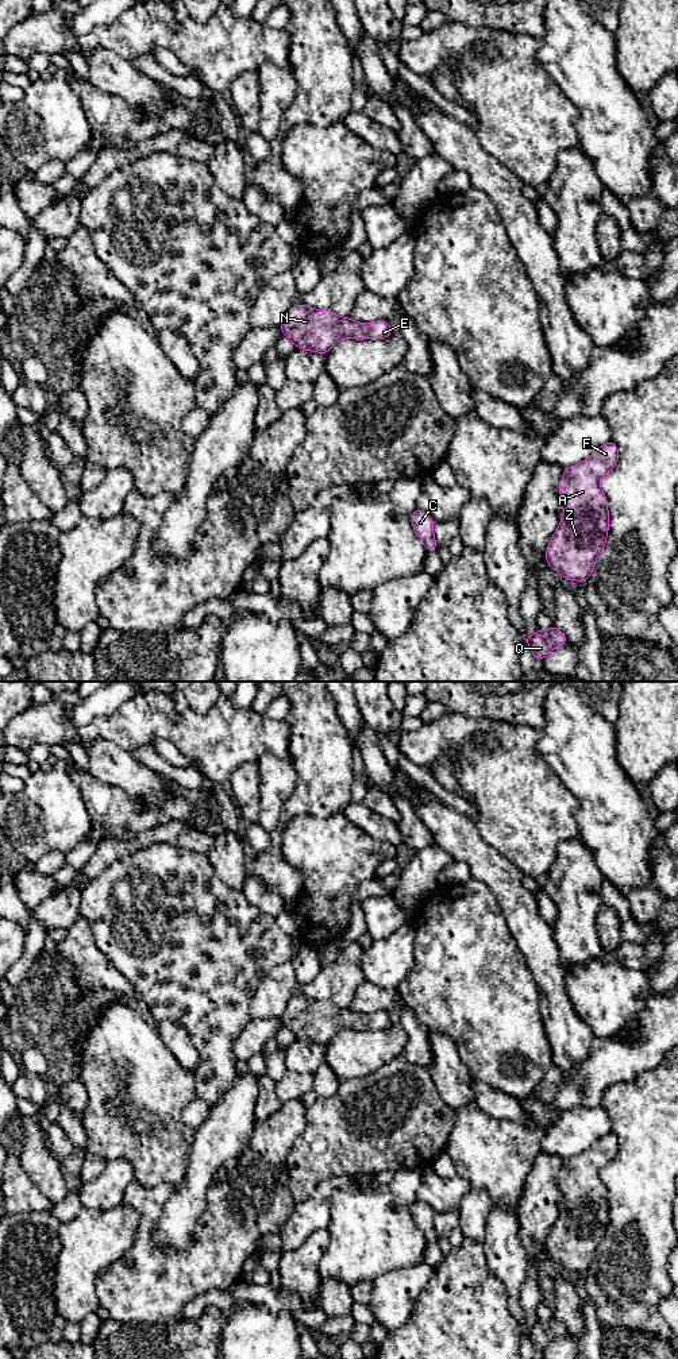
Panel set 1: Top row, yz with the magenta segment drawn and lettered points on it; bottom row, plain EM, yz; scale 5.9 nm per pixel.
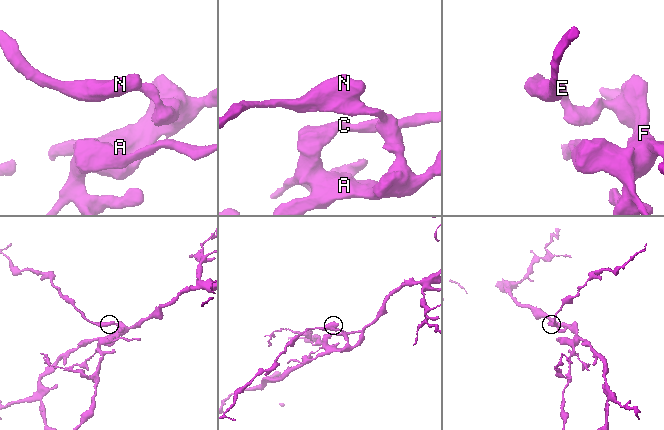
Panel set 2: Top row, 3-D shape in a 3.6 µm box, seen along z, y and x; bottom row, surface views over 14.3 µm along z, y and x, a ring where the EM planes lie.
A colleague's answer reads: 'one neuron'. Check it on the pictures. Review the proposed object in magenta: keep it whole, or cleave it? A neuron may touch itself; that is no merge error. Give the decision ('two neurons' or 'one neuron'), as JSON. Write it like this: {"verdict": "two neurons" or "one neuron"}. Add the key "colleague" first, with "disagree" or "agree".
{"colleague": "agree", "verdict": "one neuron"}

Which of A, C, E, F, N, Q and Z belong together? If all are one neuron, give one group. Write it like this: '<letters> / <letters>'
A C E F N Q Z

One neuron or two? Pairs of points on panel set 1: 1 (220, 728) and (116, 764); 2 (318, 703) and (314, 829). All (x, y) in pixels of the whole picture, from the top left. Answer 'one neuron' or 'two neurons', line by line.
1: two neurons
2: two neurons

